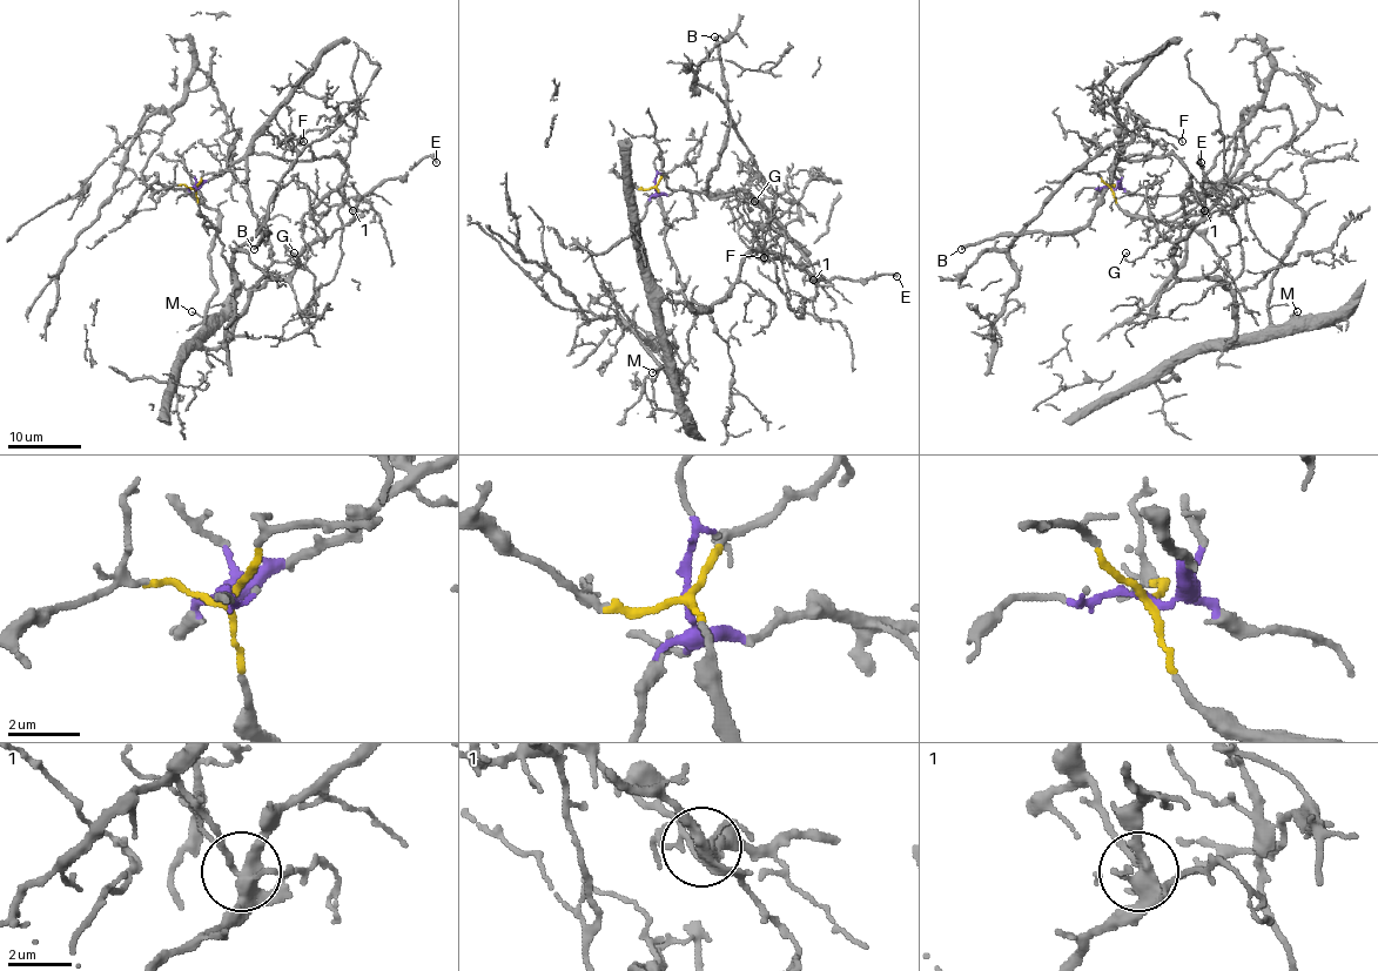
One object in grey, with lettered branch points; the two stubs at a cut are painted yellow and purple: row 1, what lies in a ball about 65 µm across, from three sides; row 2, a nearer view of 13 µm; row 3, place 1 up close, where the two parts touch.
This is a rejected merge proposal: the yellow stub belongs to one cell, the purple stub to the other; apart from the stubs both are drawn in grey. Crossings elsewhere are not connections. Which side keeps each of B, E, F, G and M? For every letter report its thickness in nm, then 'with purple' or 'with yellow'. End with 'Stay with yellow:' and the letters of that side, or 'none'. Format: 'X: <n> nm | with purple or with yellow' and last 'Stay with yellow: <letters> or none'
B: 280 nm | with purple
E: 160 nm | with yellow
F: 150 nm | with purple
G: 140 nm | with purple
M: 110 nm | with yellow
Stay with yellow: E, M

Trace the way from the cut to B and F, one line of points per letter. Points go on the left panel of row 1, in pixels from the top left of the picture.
B: (195, 188), (219, 176), (236, 162), (246, 162), (248, 202), (260, 228), (269, 233), (253, 249)
F: (195, 188), (233, 166), (256, 129), (298, 87), (325, 102), (338, 119), (309, 129), (301, 136), (304, 142)

